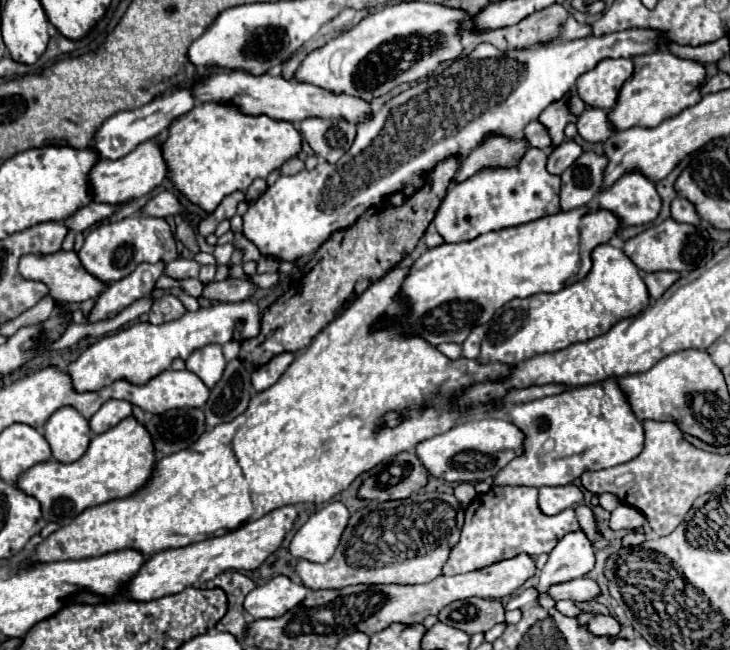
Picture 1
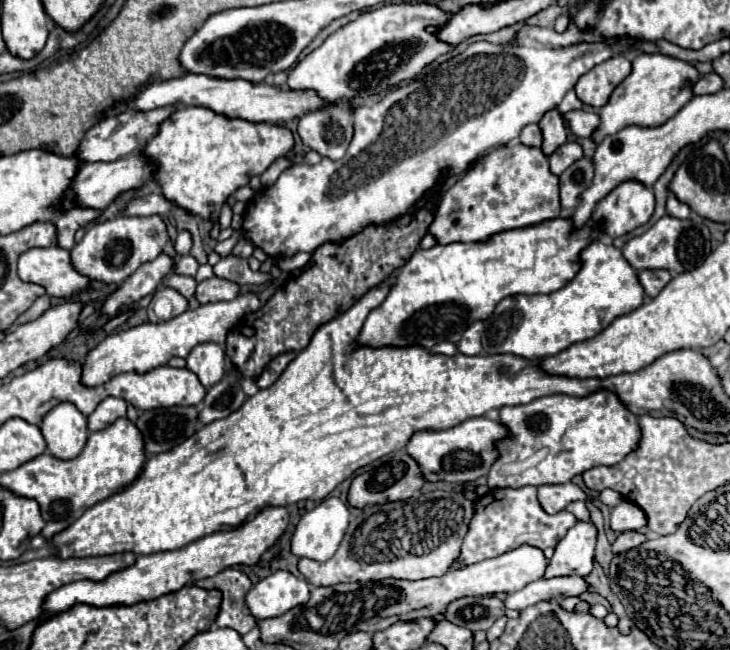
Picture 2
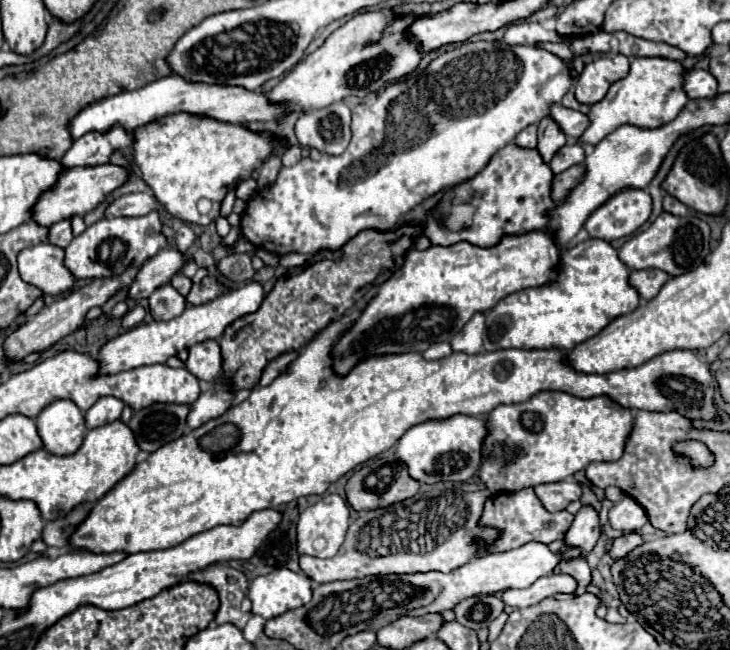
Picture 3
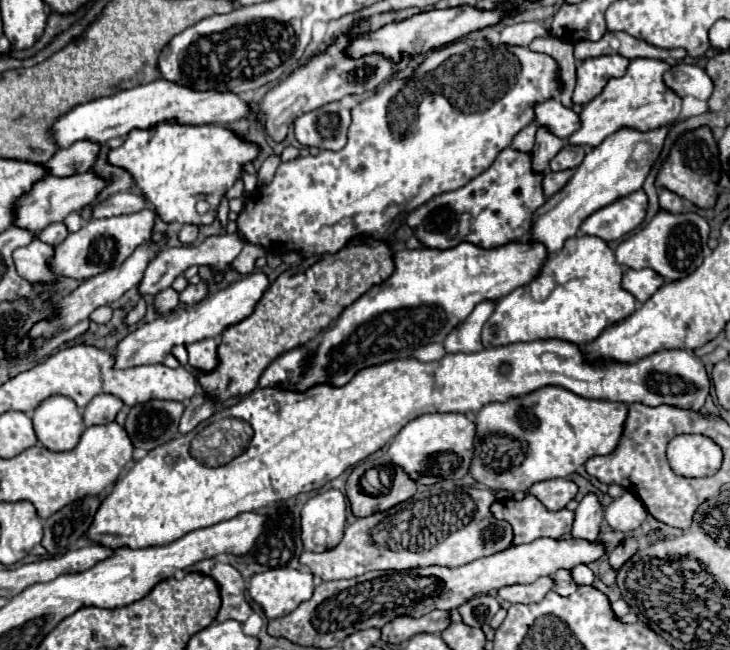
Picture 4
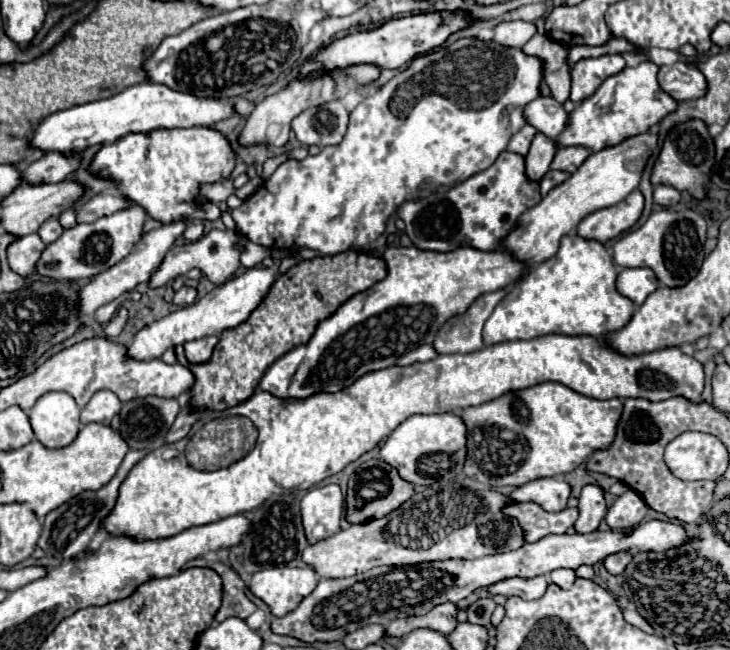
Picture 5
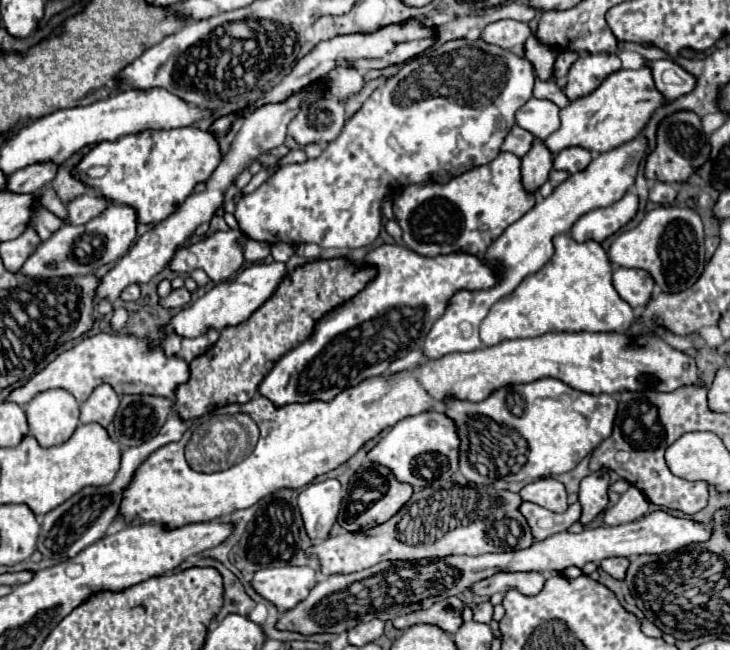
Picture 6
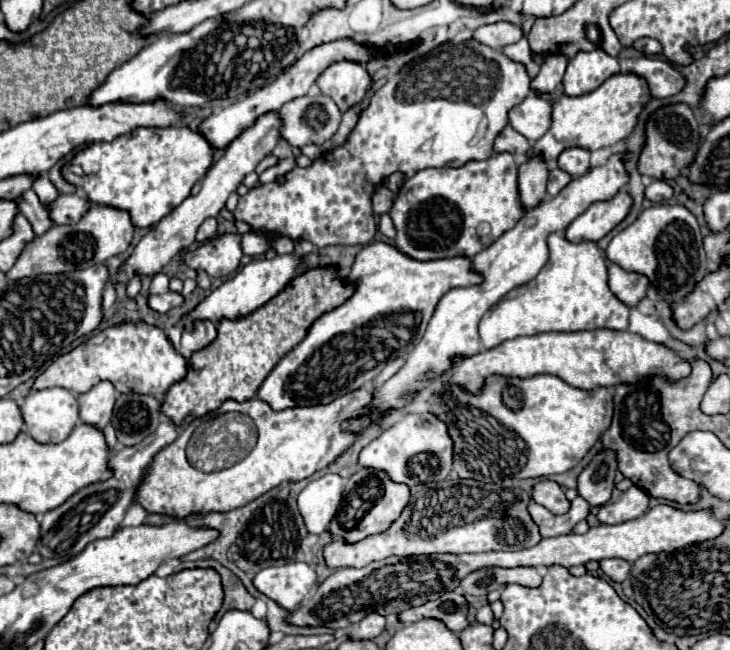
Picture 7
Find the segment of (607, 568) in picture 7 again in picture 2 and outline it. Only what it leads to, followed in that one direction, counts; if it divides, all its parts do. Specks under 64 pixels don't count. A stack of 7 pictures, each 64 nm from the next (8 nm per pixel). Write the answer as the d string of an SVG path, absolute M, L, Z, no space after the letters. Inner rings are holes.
M622 532L616 542L612 544L612 552L614 554L622 554L622 552L628 552L630 548L636 548L640 546L642 542L646 542L646 536L640 534L640 532Z

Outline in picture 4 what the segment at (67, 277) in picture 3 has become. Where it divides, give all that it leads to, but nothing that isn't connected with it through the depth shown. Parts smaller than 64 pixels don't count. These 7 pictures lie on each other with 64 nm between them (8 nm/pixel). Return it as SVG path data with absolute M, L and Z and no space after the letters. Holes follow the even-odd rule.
M34 238L30 244L14 250L14 266L18 274L28 282L52 282L56 276L48 270L50 256L52 246Z

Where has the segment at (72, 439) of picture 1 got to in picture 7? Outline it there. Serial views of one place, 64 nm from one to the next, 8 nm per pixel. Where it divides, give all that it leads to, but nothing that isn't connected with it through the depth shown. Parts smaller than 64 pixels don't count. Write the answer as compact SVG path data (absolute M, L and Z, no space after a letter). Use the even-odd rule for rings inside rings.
M66 388L32 390L20 406L26 432L36 442L62 442L78 422L78 400Z

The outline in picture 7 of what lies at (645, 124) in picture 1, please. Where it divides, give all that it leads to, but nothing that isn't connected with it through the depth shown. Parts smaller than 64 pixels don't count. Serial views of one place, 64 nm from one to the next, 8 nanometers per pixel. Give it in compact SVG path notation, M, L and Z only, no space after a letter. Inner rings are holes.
M616 74L608 78L600 88L584 96L566 96L562 94L556 102L552 102L552 124L548 132L538 138L532 148L530 156L540 156L544 162L556 160L566 148L586 148L598 150L604 146L612 146L622 142L626 136L632 134L638 114L642 106L650 100L648 84L638 78L636 74Z

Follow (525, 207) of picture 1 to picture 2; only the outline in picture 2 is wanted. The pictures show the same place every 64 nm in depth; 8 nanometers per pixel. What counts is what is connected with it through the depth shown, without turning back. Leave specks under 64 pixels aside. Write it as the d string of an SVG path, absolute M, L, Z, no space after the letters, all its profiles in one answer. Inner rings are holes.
M510 144L492 150L442 196L428 232L438 244L486 242L498 232L534 226L544 220L560 218L560 214L558 176L550 172L548 158L540 148ZM454 206L460 206L460 210L450 214Z

